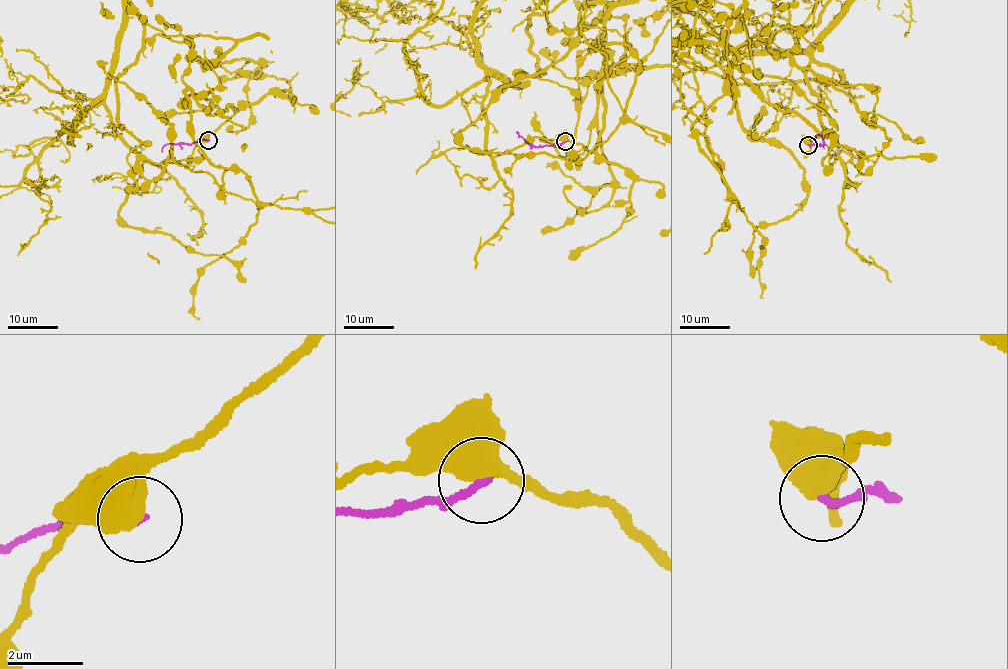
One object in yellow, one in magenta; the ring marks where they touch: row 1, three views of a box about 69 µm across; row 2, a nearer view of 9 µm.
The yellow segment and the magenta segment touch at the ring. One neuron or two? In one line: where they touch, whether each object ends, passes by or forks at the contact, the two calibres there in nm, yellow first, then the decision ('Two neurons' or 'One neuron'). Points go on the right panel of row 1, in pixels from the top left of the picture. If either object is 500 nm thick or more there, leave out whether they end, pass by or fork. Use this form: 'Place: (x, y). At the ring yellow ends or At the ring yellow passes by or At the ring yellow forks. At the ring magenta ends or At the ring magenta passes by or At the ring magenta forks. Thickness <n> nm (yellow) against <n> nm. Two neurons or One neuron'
Place: (808, 145). Thickness 650 nm (yellow) against 180 nm. Two neurons

